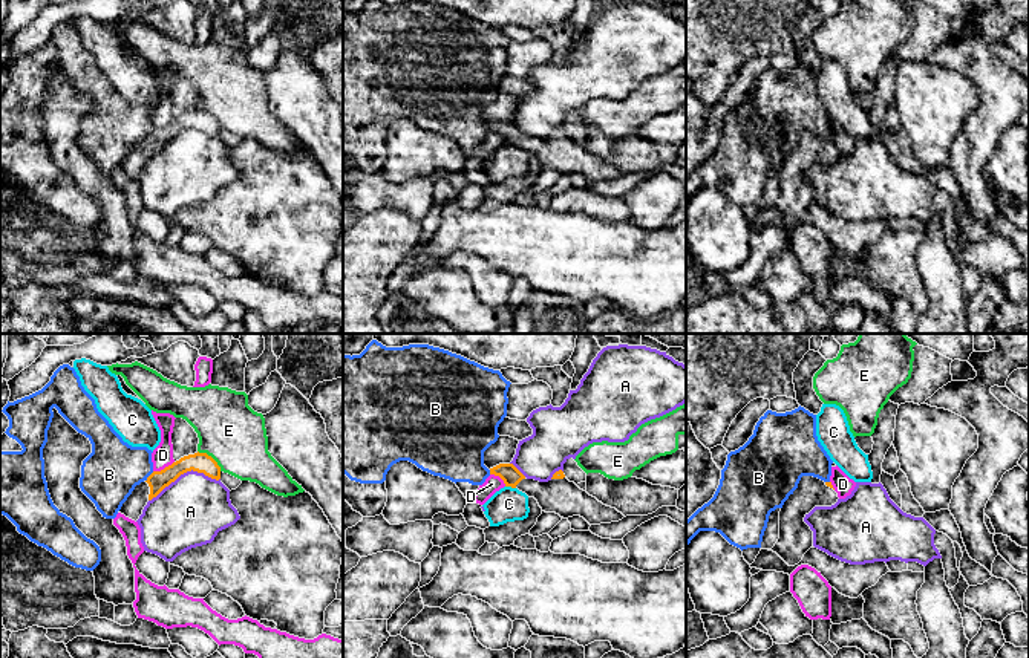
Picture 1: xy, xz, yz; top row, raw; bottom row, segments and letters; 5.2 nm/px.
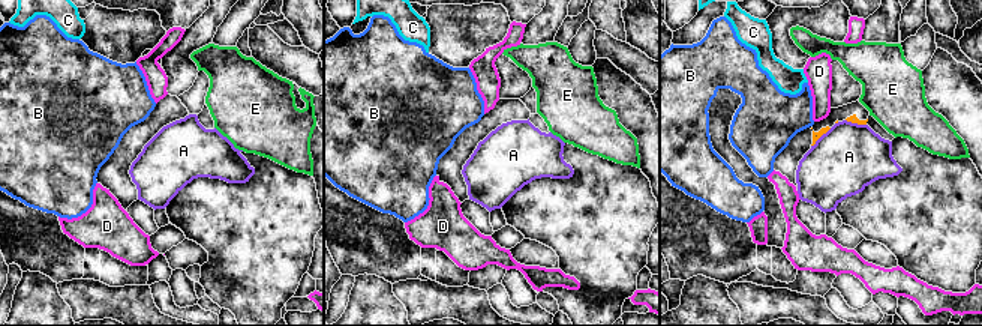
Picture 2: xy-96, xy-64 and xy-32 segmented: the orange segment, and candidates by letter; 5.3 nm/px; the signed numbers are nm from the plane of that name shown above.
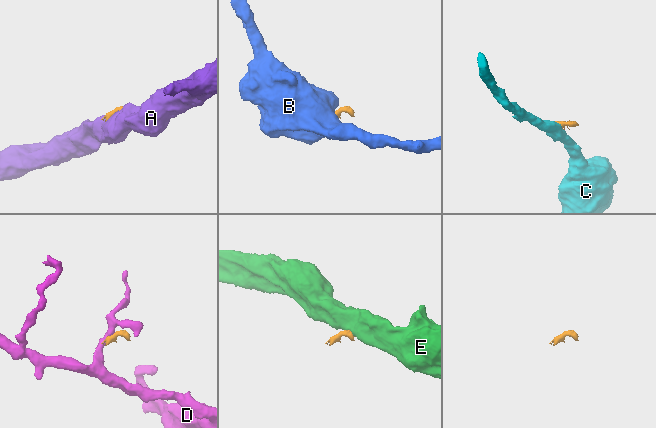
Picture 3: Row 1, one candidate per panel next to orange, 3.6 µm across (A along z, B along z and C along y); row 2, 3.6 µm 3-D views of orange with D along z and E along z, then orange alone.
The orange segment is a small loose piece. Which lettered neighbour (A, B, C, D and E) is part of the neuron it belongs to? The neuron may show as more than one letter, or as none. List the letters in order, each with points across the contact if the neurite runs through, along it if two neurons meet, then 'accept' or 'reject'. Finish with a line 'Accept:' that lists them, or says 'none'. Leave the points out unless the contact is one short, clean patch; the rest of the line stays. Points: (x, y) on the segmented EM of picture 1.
A: along xy (219, 478), (213, 479), (187, 470), (149, 501) | reject
B: along xy (153, 472), (146, 481) | reject
C: along xz (506, 485), (515, 488) | reject
D: along xy (173, 461), (153, 472) | reject
E: along xy (198, 450), (209, 455), (221, 470) | reject
Accept: none

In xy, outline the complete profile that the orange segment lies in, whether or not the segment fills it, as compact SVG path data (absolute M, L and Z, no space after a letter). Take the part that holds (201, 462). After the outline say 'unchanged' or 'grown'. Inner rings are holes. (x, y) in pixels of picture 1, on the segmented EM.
M198 451L194 454L181 458L179 461L173 462L161 471L153 471L144 482L135 487L135 490L122 503L118 513L136 522L149 500L156 497L181 474L191 470L204 473L205 476L216 480L220 479L220 467L217 465L217 462L207 453Z | grown

